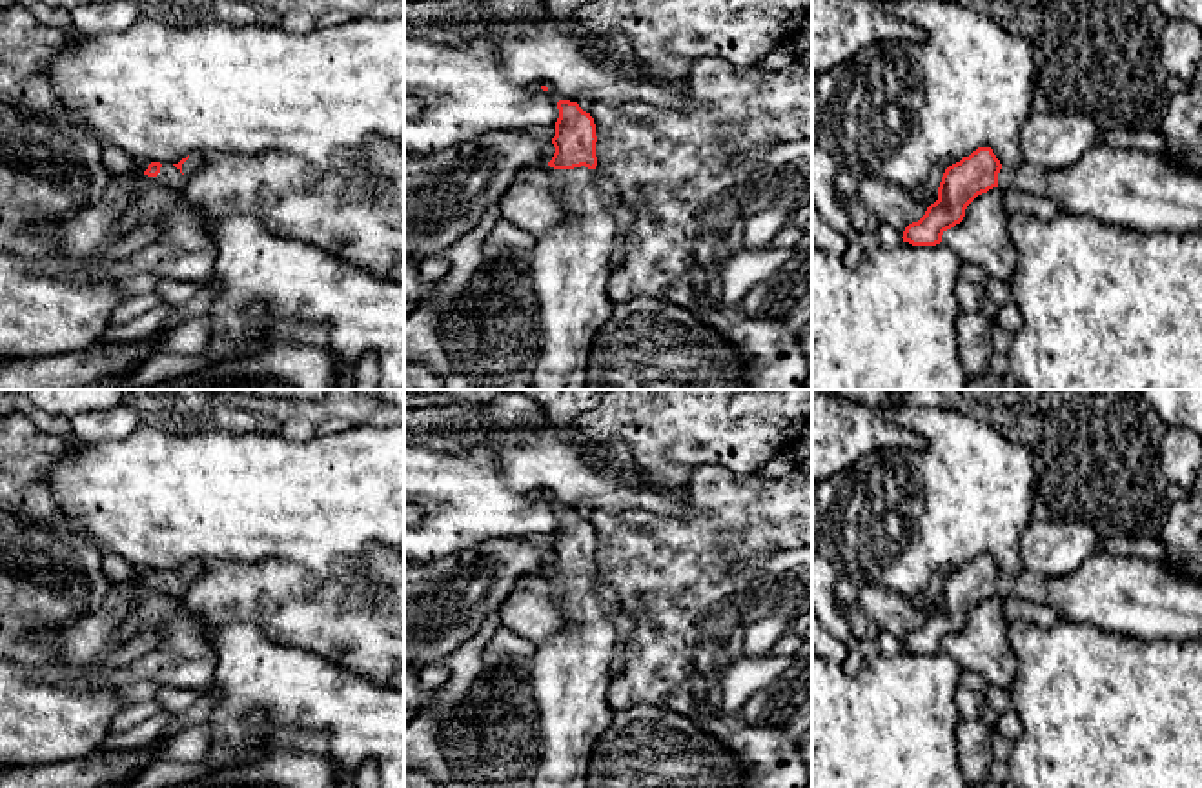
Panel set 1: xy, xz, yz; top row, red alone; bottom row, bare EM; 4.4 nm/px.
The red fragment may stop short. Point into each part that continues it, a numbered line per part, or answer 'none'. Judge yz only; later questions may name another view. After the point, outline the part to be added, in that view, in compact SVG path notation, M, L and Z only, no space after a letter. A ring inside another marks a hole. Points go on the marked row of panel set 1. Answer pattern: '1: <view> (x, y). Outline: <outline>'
1: yz (1137, 190). Outline: M1096 142L1075 164L1056 169L1002 166L998 187L1040 195L1062 213L1138 233L1202 229L1202 177L1135 147Z

